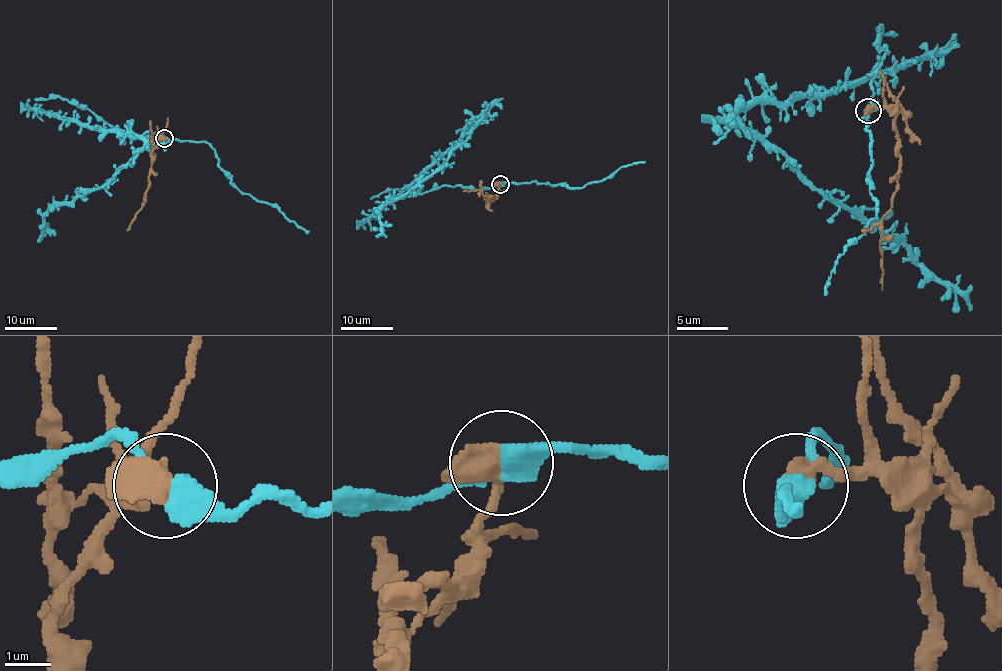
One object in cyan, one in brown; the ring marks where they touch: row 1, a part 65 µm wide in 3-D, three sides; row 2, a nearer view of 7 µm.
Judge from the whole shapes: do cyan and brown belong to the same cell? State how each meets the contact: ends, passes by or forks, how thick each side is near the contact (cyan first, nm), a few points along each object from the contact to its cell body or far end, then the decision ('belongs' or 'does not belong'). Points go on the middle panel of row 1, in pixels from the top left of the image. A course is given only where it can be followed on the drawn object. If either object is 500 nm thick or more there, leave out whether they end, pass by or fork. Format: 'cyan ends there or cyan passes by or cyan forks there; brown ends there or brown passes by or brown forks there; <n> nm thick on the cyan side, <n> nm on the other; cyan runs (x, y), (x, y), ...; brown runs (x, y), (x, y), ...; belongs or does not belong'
cyan passes by; brown passes by; 440 nm thick on the cyan side, 440 nm on the other; cyan runs (500, 183), (475, 190), (411, 190), (480, 118), (437, 169), (381, 208), (381, 232), (375, 236); brown runs (500, 183), (498, 194), (487, 199), (482, 191), (463, 191); does not belong

